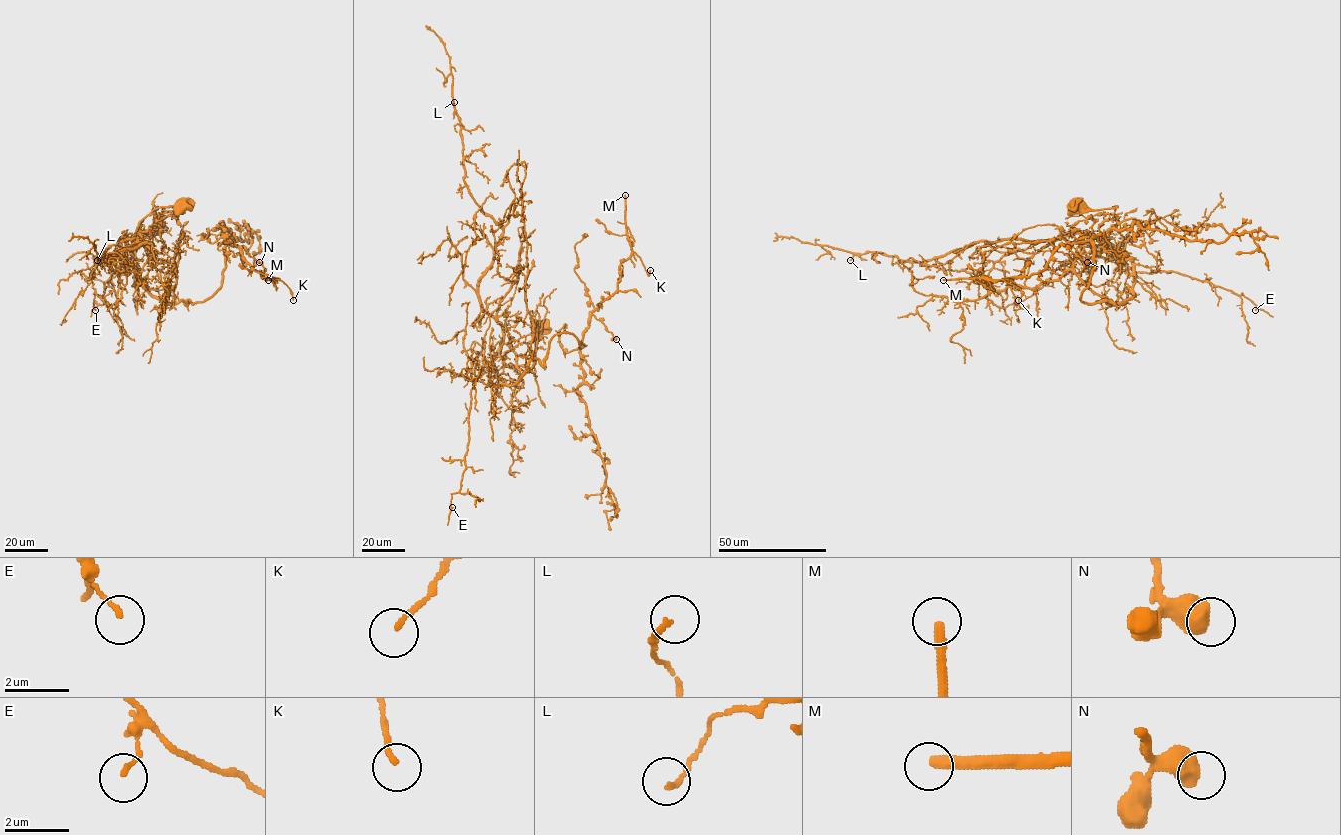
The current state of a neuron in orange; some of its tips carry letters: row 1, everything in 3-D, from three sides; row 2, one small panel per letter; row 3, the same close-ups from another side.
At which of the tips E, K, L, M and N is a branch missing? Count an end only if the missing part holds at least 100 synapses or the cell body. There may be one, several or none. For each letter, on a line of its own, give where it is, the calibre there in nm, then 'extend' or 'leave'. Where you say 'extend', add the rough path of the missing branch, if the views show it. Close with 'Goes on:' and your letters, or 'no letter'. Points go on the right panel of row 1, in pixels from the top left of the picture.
E: place (1255, 310); calibre 130 nm; leave
K: place (1018, 300); calibre 130 nm; leave
L: place (850, 260); calibre 150 nm; leave
M: place (943, 280); calibre 320 nm; extend
N: place (1087, 262); calibre 650 nm; leave
Goes on: M

